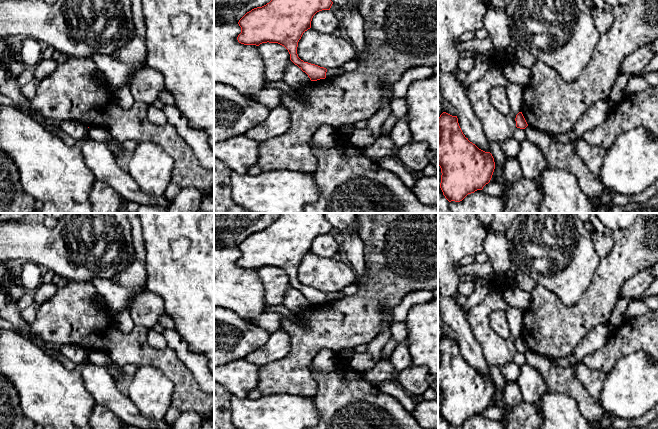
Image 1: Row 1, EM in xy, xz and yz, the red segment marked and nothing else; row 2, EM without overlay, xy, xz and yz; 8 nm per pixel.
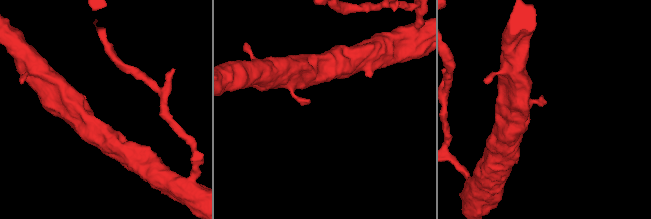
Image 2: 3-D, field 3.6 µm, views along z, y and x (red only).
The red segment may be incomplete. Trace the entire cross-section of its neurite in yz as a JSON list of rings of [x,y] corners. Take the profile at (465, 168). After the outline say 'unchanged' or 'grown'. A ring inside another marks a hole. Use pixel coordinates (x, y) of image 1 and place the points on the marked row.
[[[446,112],[438,118],[438,165],[442,173],[440,188],[449,202],[460,202],[468,194],[482,190],[490,182],[495,169],[492,154],[470,142],[463,134],[457,116]]]; unchanged

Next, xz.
[[[271,0],[266,5],[247,12],[239,20],[241,33],[237,40],[244,45],[256,46],[267,42],[278,43],[288,50],[290,60],[305,72],[311,81],[325,79],[327,69],[301,60],[297,54],[297,47],[303,33],[311,28],[313,16],[319,11],[330,10],[332,4],[331,0]]]; unchanged

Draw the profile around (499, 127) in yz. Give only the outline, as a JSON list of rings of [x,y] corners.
[[[502,53],[490,57],[489,70],[478,81],[467,88],[467,97],[473,112],[480,120],[489,142],[503,143],[513,137],[516,130],[516,115],[523,105],[524,86],[509,82],[503,75],[503,68],[512,64]],[[503,86],[506,89],[510,111],[502,114],[490,101],[490,89]]]

